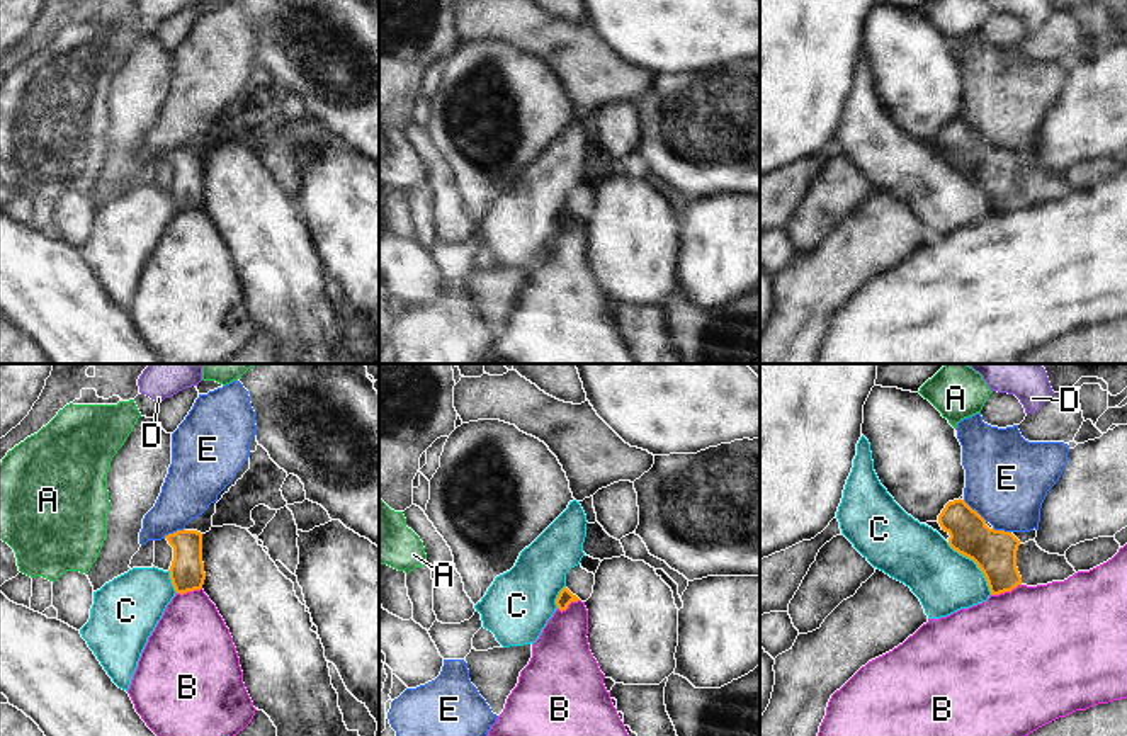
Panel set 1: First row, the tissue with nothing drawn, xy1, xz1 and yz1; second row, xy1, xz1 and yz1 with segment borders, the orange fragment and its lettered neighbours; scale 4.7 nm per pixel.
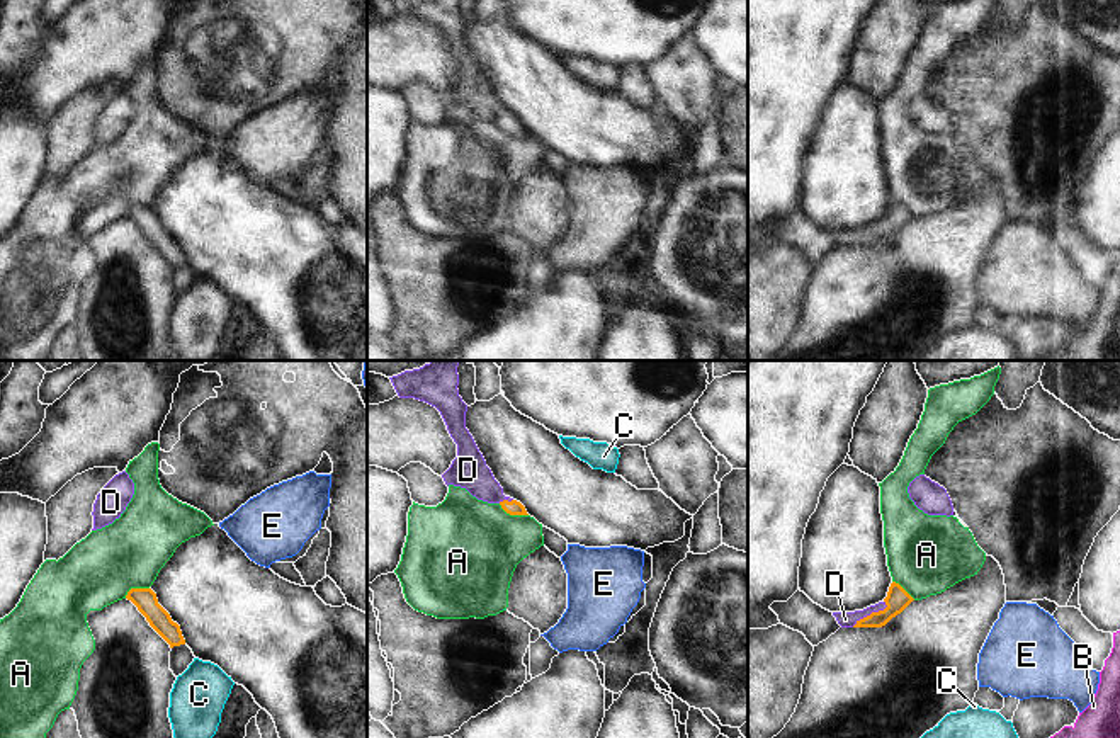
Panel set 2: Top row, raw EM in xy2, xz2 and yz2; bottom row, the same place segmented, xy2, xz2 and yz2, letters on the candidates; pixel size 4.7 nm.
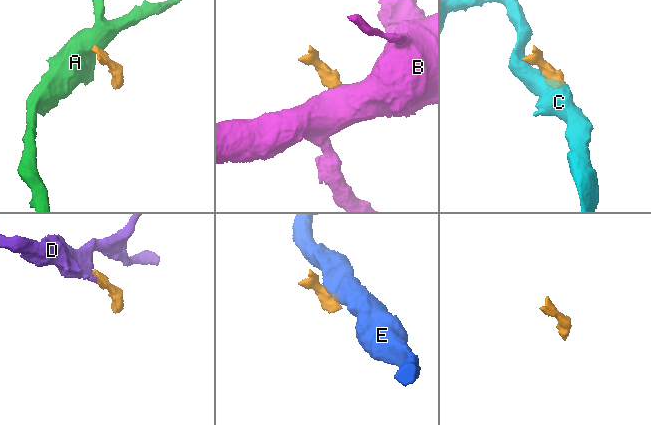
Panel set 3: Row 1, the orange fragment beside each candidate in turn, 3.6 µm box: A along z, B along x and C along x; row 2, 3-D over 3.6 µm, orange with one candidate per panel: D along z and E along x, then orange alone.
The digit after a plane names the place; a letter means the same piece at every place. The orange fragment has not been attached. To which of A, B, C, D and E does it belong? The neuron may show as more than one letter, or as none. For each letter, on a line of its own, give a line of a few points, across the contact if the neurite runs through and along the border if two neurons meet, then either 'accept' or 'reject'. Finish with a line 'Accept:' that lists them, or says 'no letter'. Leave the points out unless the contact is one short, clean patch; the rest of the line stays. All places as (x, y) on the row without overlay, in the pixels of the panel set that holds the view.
A: line xz2 (498, 123), (510, 133), (527, 135); reject
B: line yz1 (1020, 203), (991, 215); reject
C: line yz1 (947, 162), (976, 184), (991, 213); reject
D: line yz2 (898, 218), (886, 230), (872, 232), (865, 237), (845, 238); accept
E: line yz1 (962, 119), (986, 140); reject
Accept: D

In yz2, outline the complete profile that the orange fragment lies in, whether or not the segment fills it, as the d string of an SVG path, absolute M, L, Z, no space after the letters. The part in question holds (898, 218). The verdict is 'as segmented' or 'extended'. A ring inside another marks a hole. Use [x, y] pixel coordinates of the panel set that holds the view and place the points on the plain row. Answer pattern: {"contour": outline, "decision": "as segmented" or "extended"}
{"contour": "M896 201L891 202L887 216L863 230L833 231L841 247L882 247L901 233L914 218Z", "decision": "extended"}

